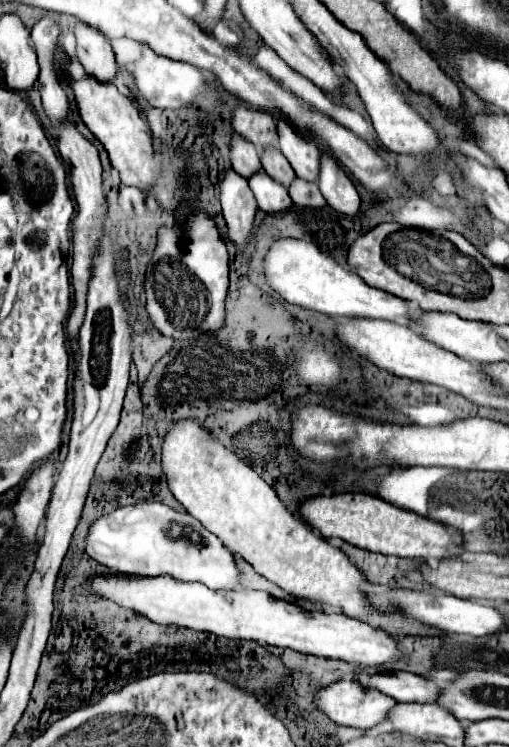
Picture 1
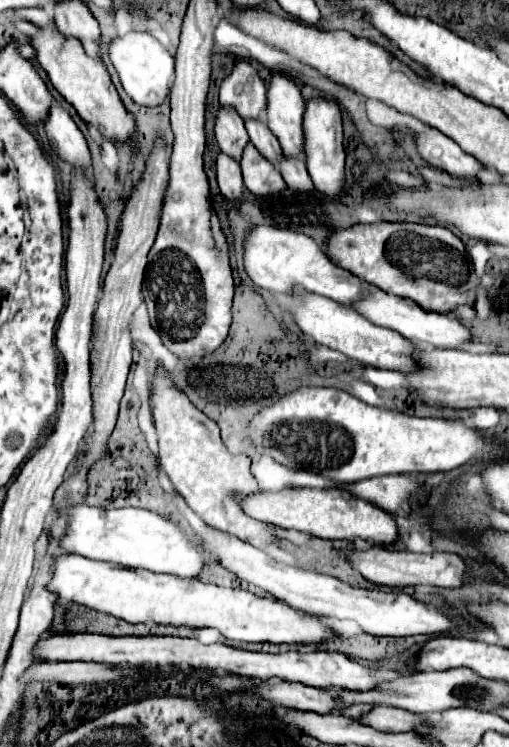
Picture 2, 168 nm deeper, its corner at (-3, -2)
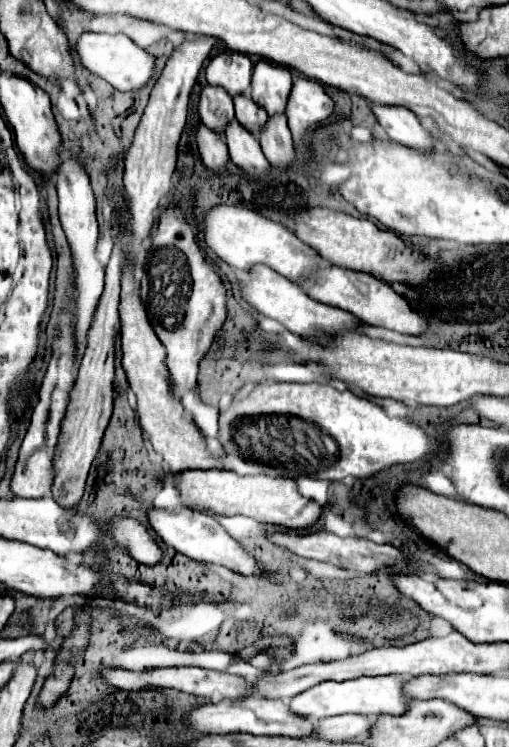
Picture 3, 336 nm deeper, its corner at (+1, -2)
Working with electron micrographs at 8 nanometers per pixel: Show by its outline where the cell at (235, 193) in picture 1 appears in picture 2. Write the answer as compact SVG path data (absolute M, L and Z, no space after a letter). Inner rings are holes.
M220 153L216 161L216 173L218 173L220 193L232 203L240 201L244 195L244 181L242 181L240 165L232 157Z

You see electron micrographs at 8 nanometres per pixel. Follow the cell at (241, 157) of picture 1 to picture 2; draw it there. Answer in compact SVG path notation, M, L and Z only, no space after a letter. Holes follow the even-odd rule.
M220 109L218 119L216 119L216 141L222 149L222 153L230 155L234 161L240 161L246 145L250 143L244 121L236 115L234 109Z

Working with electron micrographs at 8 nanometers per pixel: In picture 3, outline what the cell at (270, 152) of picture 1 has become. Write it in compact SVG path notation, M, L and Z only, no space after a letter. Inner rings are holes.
M242 95L242 97L234 97L234 109L236 109L236 119L250 129L250 133L258 135L260 127L266 123L268 113L256 105L250 97Z

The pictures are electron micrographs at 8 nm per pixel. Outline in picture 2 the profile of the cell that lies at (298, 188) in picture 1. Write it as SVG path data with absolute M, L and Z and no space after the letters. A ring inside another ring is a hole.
M282 159L280 161L280 173L288 185L288 189L294 189L298 193L308 193L310 189L314 189L306 163L296 161L296 159Z

